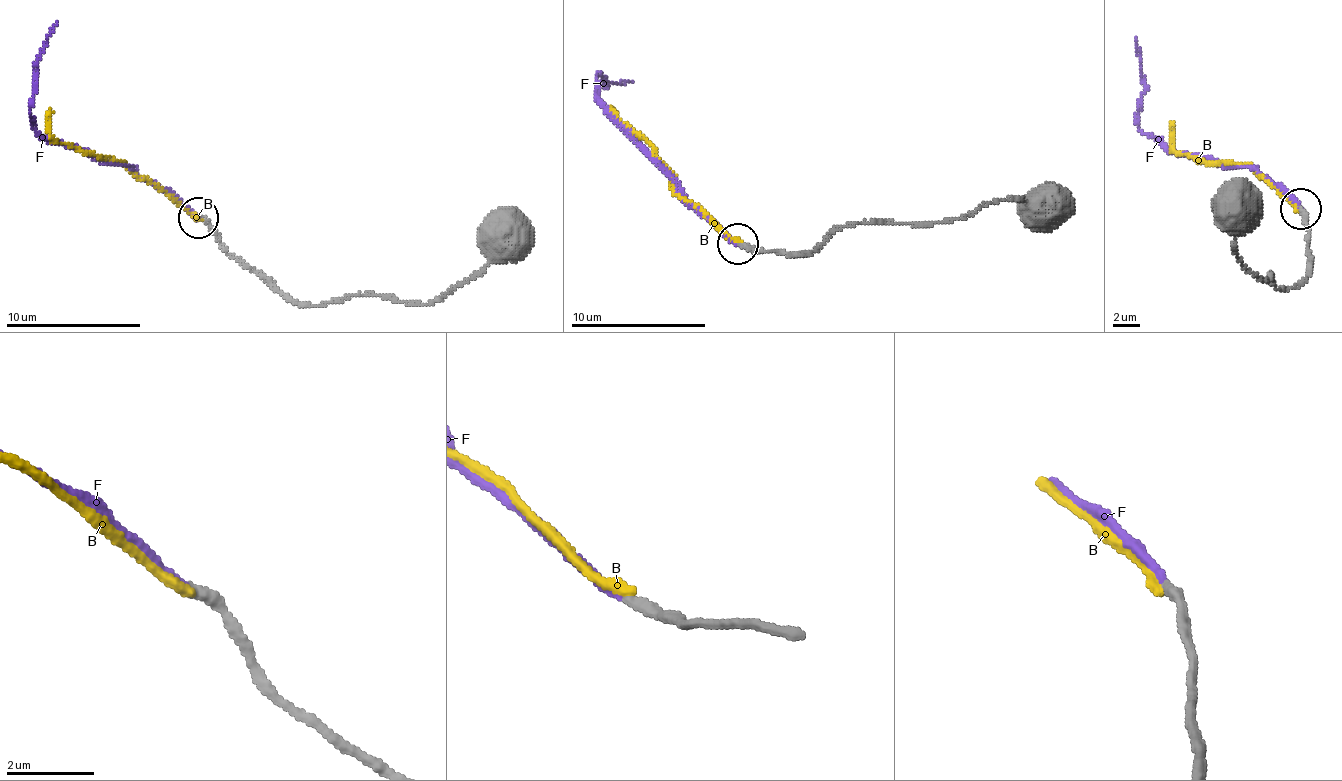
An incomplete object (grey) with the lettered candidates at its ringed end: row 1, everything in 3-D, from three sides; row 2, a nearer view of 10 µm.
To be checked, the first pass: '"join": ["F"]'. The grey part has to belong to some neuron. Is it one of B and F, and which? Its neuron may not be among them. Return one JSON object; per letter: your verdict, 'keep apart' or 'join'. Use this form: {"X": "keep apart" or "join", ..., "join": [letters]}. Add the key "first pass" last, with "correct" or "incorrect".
{"B": "keep apart", "F": "join", "join": ["F"], "first pass": "correct"}

